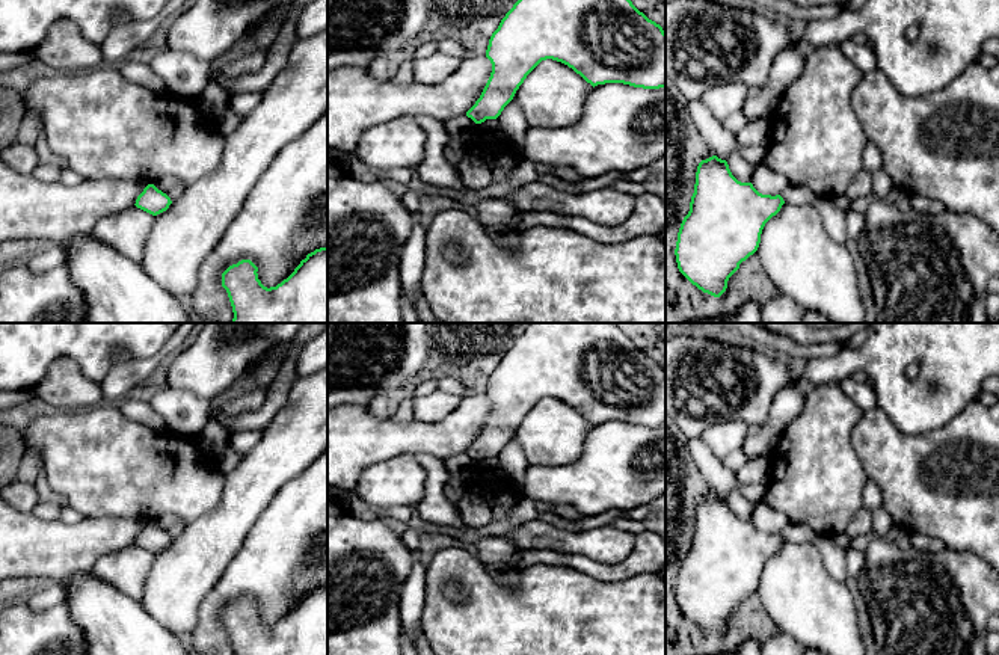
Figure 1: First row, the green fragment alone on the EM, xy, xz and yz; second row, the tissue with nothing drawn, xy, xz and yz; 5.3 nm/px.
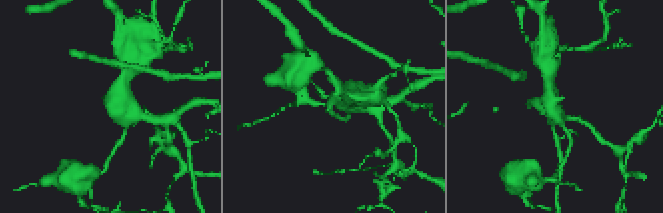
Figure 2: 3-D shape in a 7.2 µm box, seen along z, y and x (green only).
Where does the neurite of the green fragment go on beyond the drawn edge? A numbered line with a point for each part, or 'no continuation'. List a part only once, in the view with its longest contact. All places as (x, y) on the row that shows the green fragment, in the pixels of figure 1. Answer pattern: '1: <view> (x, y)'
no continuation

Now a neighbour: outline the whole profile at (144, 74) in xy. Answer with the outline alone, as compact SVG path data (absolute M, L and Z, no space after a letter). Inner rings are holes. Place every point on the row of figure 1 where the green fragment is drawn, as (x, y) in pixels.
M124 62L119 66L119 71L130 81L139 83L152 91L166 89L164 81L160 78L160 75L155 74L155 71L149 66L149 63Z

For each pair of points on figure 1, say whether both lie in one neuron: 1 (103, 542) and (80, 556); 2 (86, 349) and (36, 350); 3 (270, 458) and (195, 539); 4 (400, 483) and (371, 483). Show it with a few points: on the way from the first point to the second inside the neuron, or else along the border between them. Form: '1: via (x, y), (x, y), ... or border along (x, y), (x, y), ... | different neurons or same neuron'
1: via (97, 542), (86, 550) | same neuron
2: via (74, 349), (49, 349) | same neuron
3: via (257, 479), (216, 522) | same neuron
4: via (393, 483), (379, 483) | same neuron

